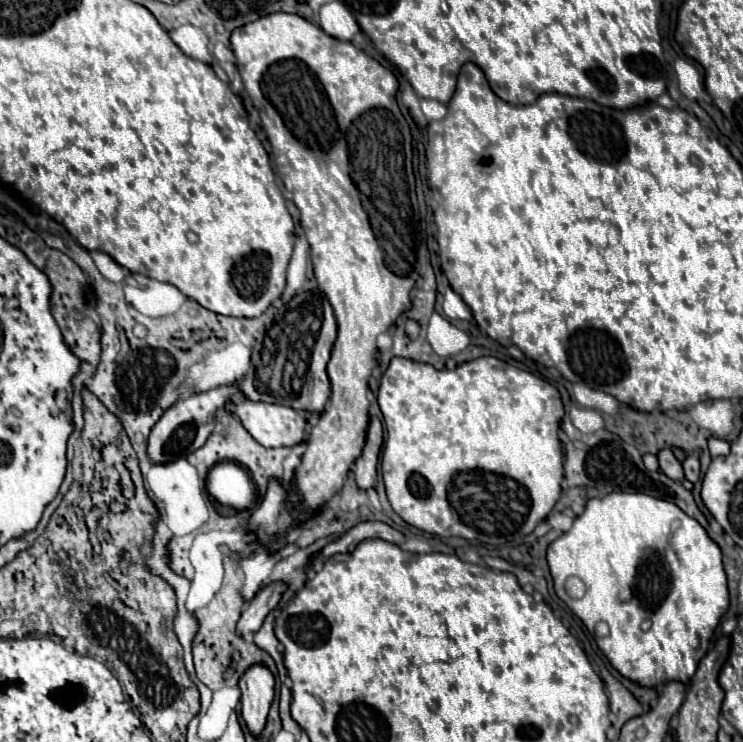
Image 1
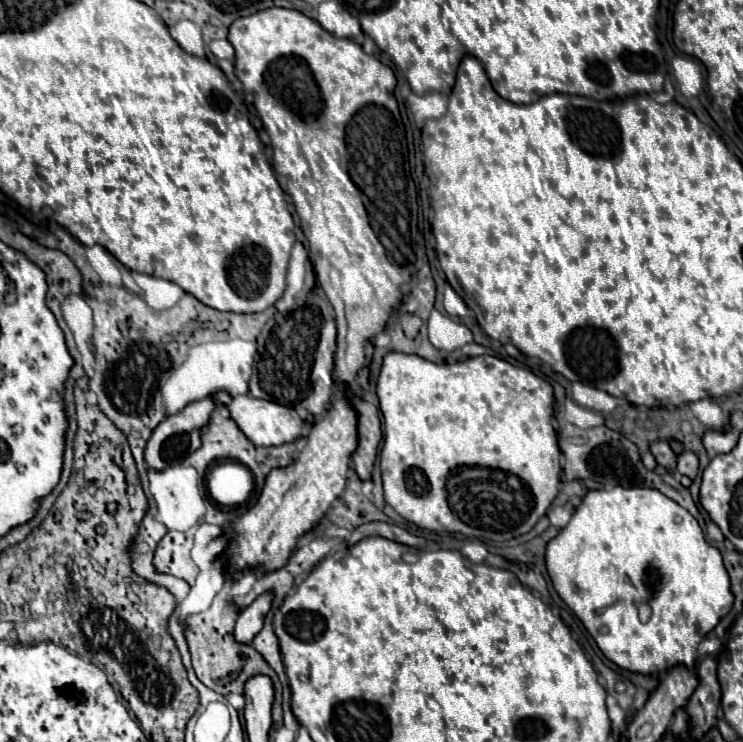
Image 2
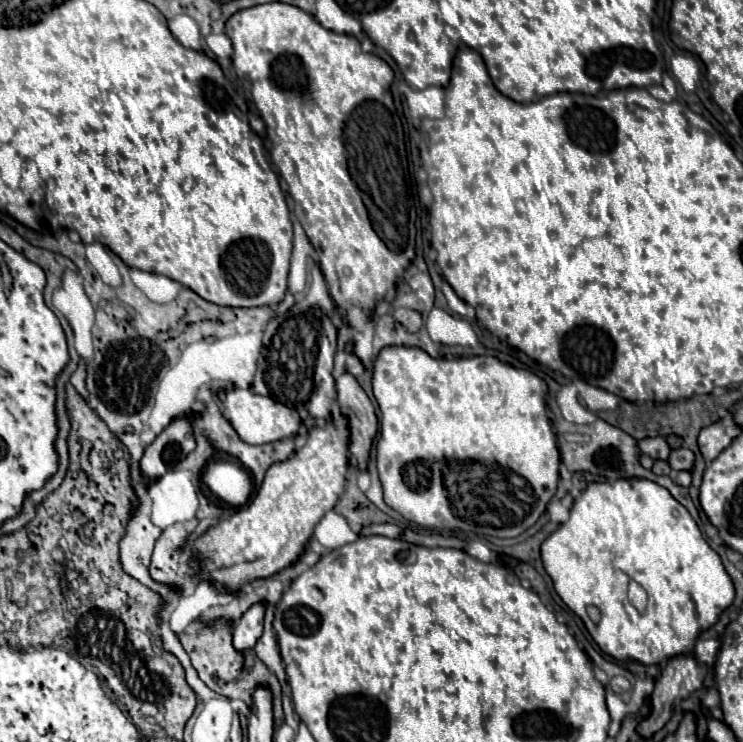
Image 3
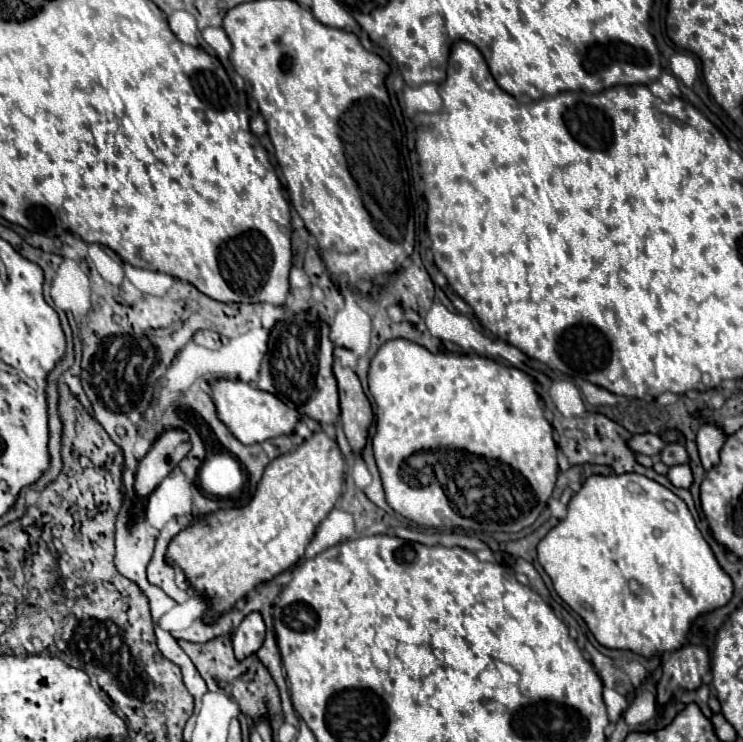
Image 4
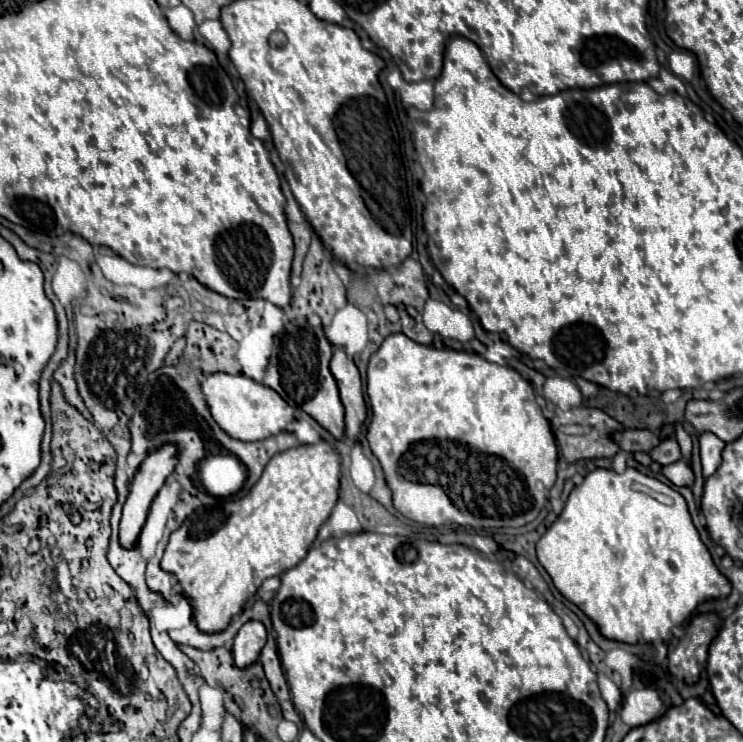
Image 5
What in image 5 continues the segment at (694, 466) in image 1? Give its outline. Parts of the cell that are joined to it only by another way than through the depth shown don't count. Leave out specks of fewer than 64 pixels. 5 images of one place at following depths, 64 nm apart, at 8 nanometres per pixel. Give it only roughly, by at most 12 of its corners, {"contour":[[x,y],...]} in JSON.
{"contour":[[674,438],[660,442],[650,452],[658,464],[682,460],[680,446]]}

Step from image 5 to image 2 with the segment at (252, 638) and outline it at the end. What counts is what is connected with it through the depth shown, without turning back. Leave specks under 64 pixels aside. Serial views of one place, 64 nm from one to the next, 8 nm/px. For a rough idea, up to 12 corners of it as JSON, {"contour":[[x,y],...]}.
{"contour":[[268,590],[246,606],[236,622],[234,636],[252,642],[272,608]]}

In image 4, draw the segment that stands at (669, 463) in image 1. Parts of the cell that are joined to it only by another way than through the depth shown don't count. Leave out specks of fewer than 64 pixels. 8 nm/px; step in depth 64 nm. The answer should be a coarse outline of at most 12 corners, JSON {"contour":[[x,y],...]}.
{"contour":[[636,434],[628,444],[634,452],[658,456],[664,442],[656,434]]}

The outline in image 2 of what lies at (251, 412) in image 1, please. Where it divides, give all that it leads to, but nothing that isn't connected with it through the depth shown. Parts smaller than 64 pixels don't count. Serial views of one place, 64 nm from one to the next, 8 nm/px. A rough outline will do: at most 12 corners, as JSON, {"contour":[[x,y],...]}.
{"contour":[[248,394],[230,416],[256,446],[296,442],[304,424],[294,408]]}

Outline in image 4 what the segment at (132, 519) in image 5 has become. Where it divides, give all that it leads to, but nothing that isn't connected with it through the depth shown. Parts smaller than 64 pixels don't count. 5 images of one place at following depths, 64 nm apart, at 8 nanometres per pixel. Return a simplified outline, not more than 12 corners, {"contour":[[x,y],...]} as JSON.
{"contour":[[166,430],[138,464],[138,496],[176,468],[192,444],[184,430]]}

